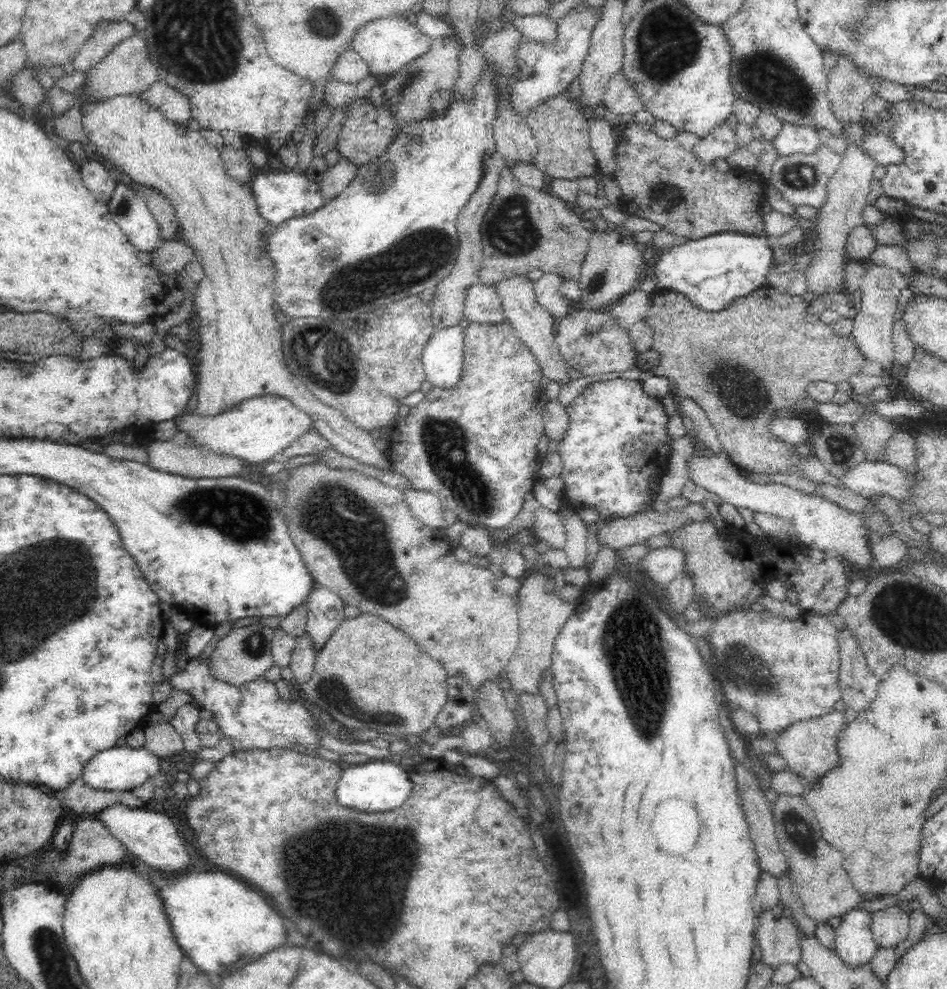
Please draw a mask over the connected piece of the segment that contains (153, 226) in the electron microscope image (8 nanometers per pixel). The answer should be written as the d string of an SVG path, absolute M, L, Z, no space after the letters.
M117 183L107 205L110 216L120 227L124 237L140 252L150 253L162 243L158 223L147 207L147 199L143 191L138 190L136 192L123 183Z

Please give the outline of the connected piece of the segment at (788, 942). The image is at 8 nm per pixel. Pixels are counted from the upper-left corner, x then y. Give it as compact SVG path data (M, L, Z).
M784 905L760 912L757 916L755 928L755 943L761 951L761 961L772 970L781 964L796 965L801 960L801 934L799 933L795 920L784 916Z

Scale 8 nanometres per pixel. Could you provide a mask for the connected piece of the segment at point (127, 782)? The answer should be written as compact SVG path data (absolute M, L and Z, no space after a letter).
M128 745L103 750L95 754L84 767L81 779L96 790L132 791L142 786L160 772L160 757L154 756L146 748L130 748Z

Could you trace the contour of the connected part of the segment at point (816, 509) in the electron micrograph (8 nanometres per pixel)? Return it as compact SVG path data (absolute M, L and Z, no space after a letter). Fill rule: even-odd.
M725 453L720 456L710 456L710 458L692 456L687 461L687 468L690 470L689 478L692 478L692 482L702 489L716 494L723 504L728 503L735 508L750 510L753 513L762 512L779 516L795 528L801 544L819 551L825 550L837 556L840 555L858 568L864 568L873 562L868 543L866 543L866 532L868 530L875 530L880 534L893 532L886 516L875 507L874 514L850 514L832 502L827 502L823 498L805 496L790 487L778 486L772 482L770 482L770 486L744 482L740 478L740 470Z

